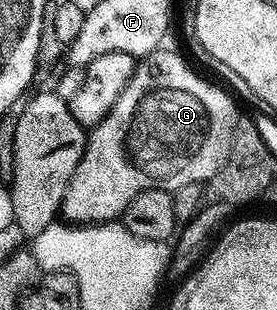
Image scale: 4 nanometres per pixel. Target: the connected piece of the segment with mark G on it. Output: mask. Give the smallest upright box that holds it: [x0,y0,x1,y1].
[61,48,237,224]

